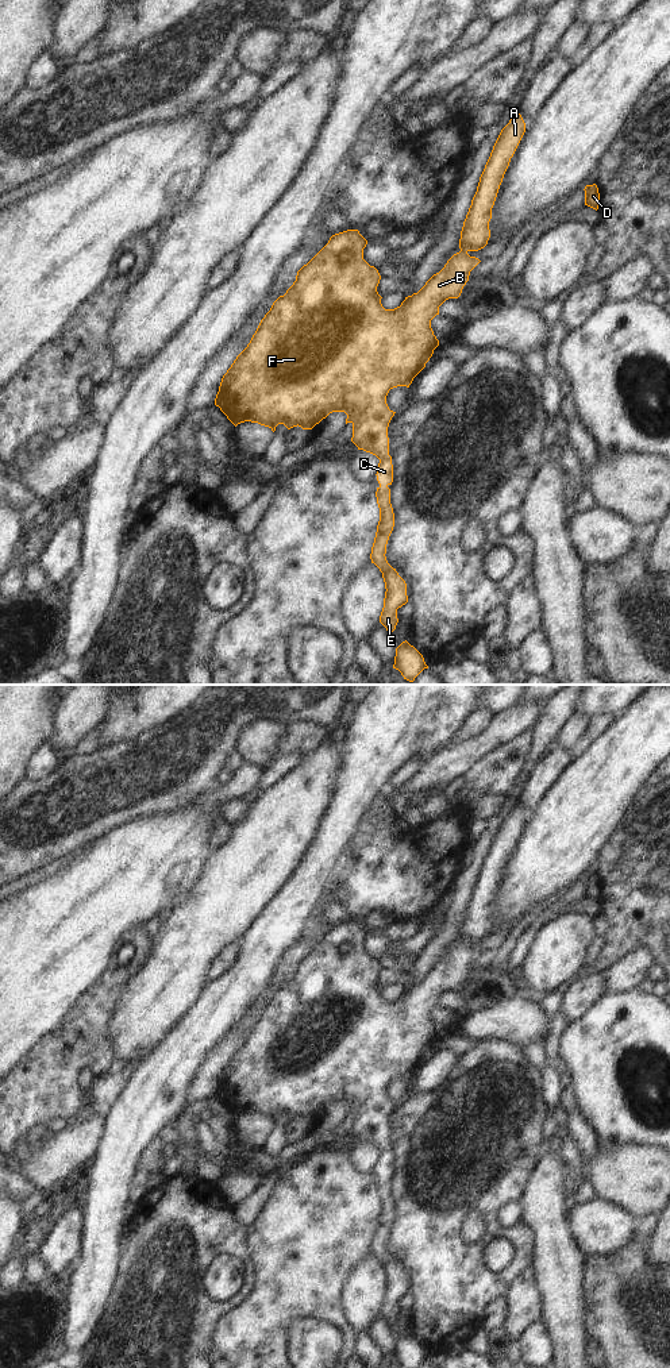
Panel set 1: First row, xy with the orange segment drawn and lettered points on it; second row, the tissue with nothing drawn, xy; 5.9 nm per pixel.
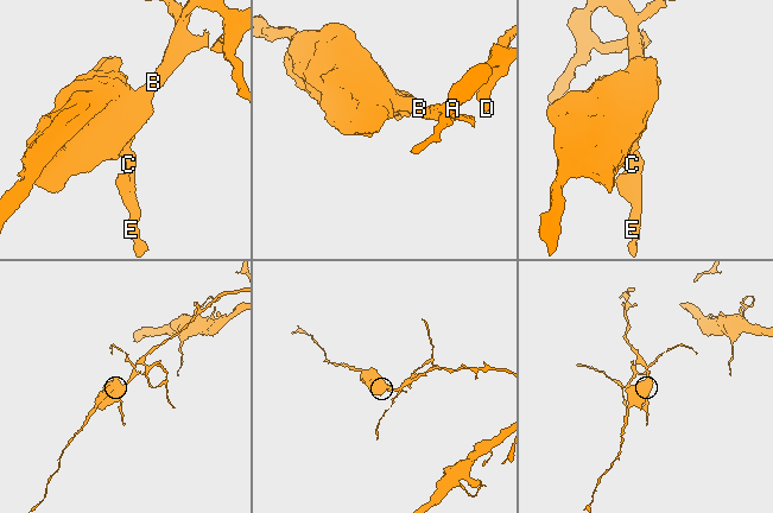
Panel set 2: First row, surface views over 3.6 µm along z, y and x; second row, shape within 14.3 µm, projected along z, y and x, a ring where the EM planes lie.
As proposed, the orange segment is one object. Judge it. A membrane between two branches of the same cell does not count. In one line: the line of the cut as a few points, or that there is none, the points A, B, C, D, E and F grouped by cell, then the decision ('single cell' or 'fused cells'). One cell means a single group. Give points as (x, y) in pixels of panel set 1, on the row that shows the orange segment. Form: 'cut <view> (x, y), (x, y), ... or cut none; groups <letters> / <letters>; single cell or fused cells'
cut none; groups A B C D E F; single cell

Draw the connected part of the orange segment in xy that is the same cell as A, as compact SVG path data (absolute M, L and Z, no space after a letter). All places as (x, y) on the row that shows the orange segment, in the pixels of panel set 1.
M516 111L509 123L501 130L480 177L477 192L471 200L461 231L461 251L454 254L444 267L434 274L417 293L405 297L400 307L385 309L381 304L382 297L377 292L381 275L374 266L370 266L363 259L363 248L367 240L358 230L347 230L332 235L328 243L297 271L296 281L286 293L273 302L247 347L236 357L231 367L223 375L215 398L215 405L220 408L235 427L240 423L251 421L269 427L273 432L278 424L284 424L288 429L297 425L303 429L312 429L332 412L344 412L347 415L346 424L353 424L351 442L358 450L370 452L380 459L376 474L380 483L376 492L380 508L380 521L370 559L382 573L385 582L386 591L380 623L386 628L388 633L396 629L398 623L397 609L408 602L408 596L405 581L398 575L396 569L388 563L385 556L386 544L394 527L390 489L388 488L393 482L388 427L396 413L389 409L386 396L393 388L409 388L413 378L426 367L434 350L439 346L439 340L431 328L431 320L439 315L439 307L446 300L458 298L461 296L463 286L469 281L470 271L481 262L467 253L478 251L488 244L490 238L489 221L492 219L492 208L511 158L524 132L525 123L519 111Z

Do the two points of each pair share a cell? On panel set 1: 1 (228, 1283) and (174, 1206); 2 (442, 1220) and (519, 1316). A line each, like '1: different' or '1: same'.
1: same
2: different

